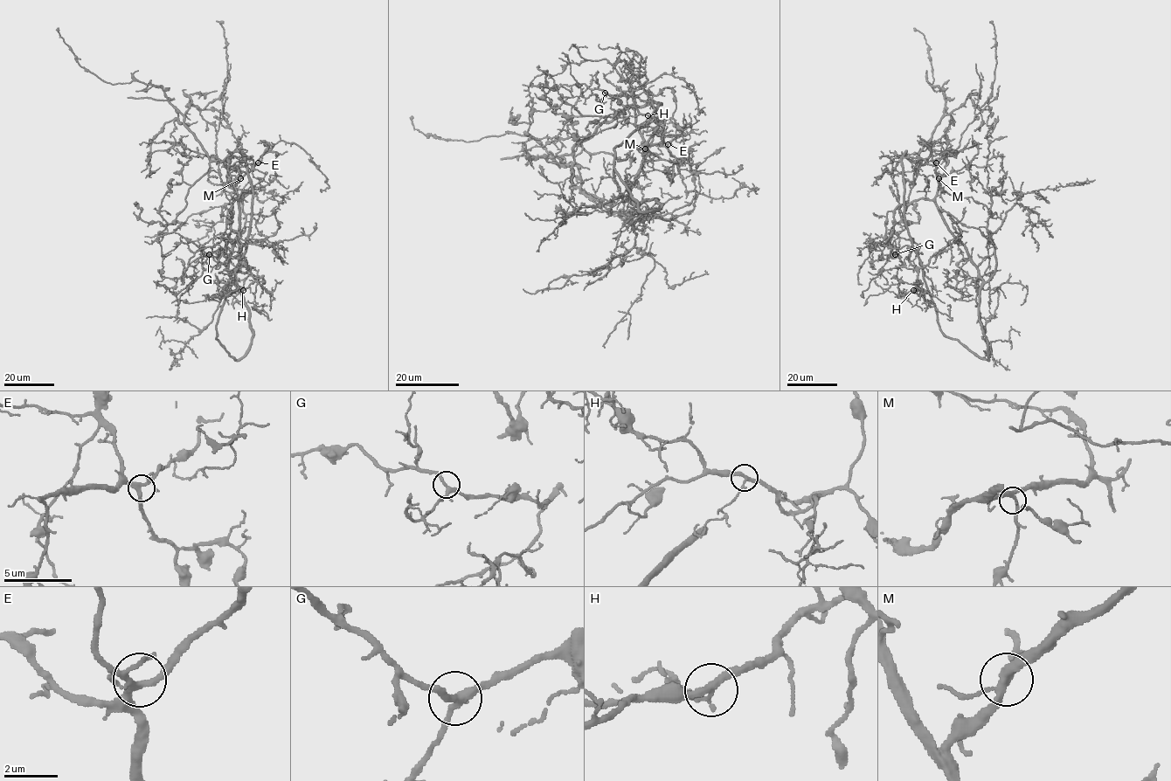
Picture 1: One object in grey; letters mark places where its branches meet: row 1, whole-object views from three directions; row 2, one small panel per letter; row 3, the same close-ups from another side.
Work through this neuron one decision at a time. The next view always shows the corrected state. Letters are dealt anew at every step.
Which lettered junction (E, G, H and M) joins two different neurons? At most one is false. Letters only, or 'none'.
none

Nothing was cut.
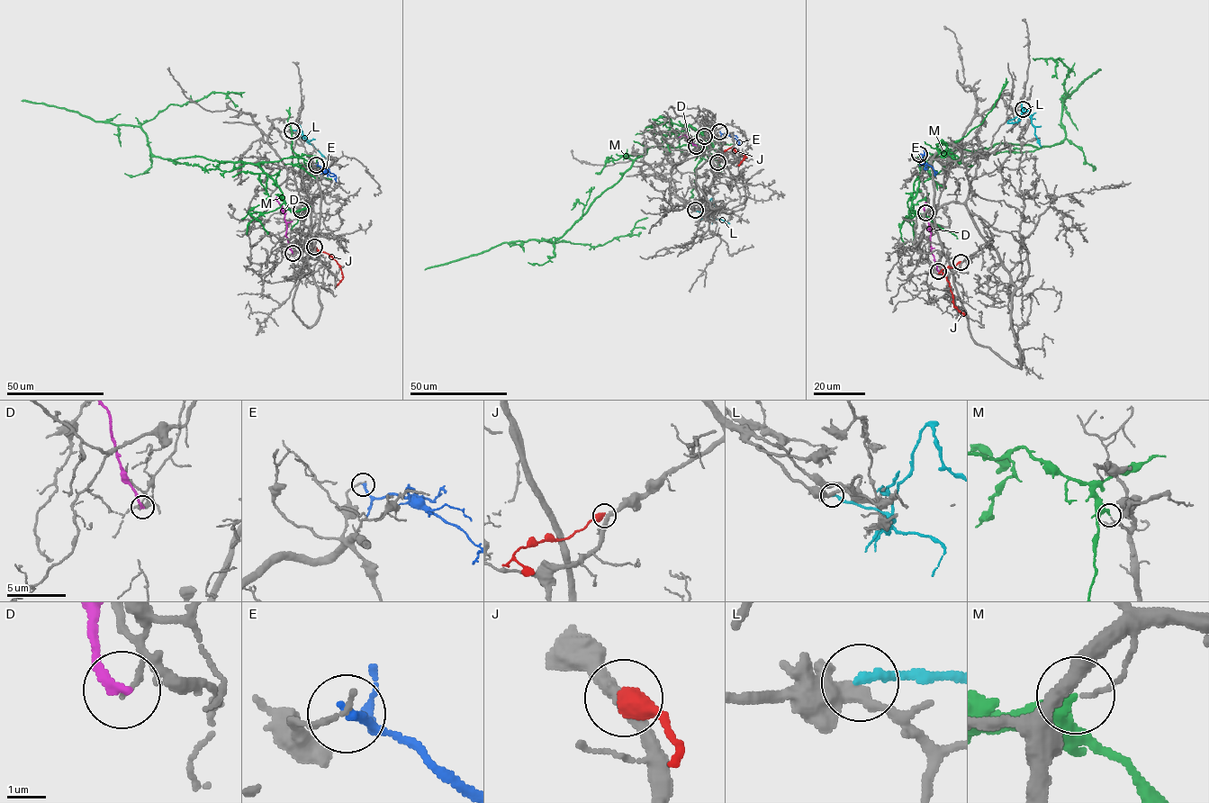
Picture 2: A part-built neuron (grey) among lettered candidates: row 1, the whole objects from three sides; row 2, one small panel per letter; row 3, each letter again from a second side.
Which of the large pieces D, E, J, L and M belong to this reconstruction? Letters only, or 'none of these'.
none of these

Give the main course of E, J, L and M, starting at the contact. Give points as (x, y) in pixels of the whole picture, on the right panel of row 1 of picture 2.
E: (920, 153), (933, 169), (935, 175)
J: (960, 262), (941, 271), (949, 283), (953, 306), (965, 315)
L: (1024, 109), (1028, 111), (1041, 147)
M: (925, 212), (911, 209), (929, 158), (998, 143), (1060, 143), (1062, 103), (1101, 70)

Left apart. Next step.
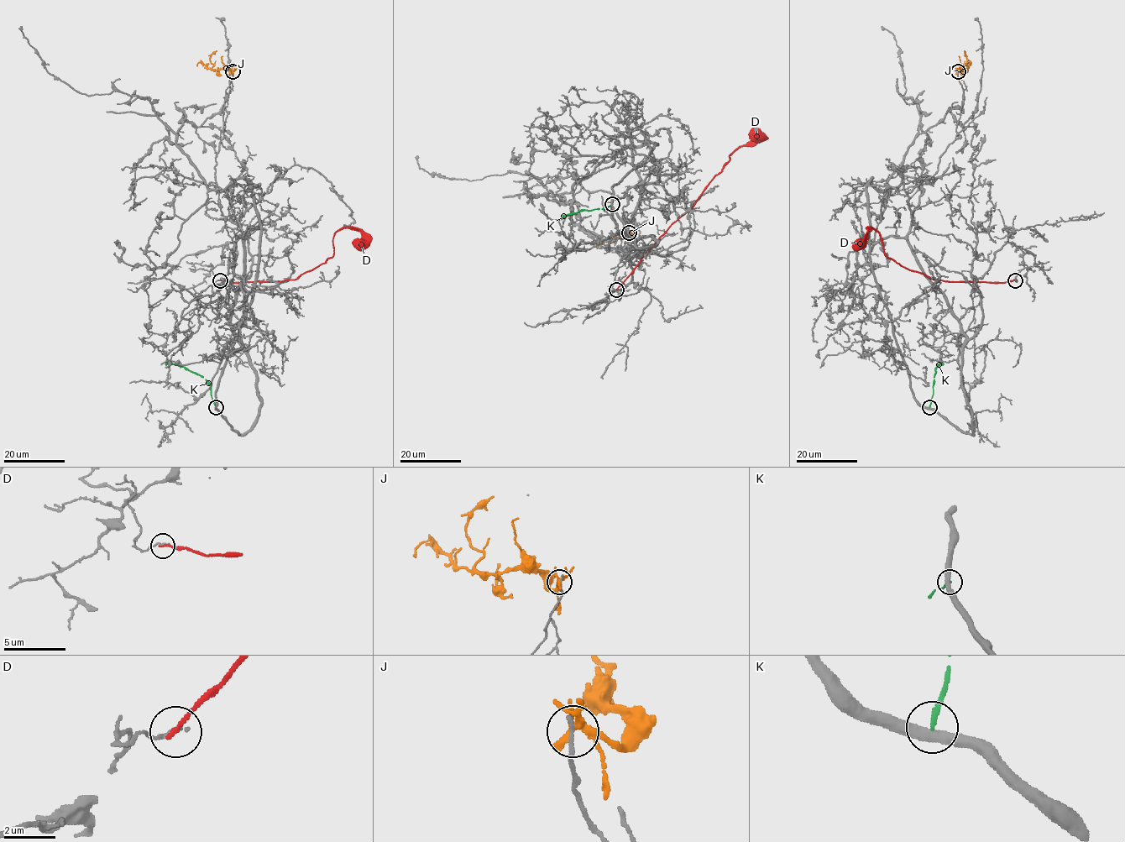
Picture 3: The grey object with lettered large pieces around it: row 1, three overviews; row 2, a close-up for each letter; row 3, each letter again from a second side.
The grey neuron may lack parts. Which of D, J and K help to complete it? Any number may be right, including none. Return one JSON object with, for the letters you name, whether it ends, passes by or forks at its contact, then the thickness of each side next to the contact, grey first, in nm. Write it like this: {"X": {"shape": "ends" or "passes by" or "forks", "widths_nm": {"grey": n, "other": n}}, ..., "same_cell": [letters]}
{"same_cell": []}

